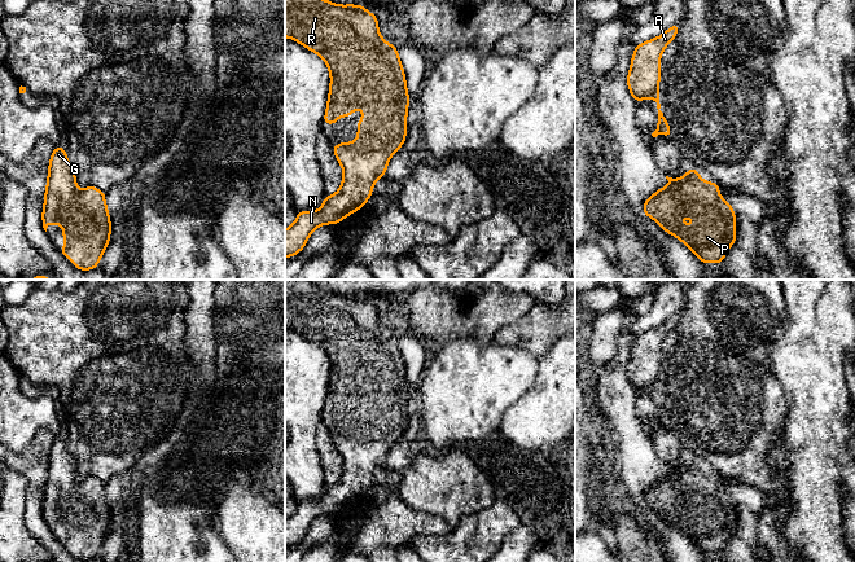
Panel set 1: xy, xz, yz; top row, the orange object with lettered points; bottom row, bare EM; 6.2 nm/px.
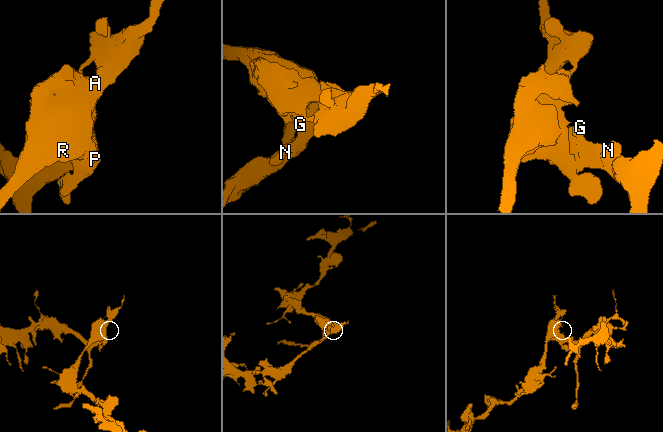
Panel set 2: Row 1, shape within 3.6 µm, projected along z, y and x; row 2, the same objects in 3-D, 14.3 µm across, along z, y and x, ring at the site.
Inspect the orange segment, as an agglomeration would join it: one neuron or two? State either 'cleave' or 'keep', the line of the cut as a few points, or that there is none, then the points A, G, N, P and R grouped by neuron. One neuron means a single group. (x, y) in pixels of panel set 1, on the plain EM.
keep; cut none; groups A G N P R

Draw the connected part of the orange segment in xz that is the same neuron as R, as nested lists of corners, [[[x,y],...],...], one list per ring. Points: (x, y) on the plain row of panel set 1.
[[[285,280],[285,328],[293,328],[297,333],[302,334],[307,339],[312,341],[314,343],[319,344],[326,354],[329,363],[330,363],[330,378],[328,386],[328,395],[324,407],[324,414],[336,414],[338,407],[351,407],[354,399],[363,399],[363,408],[358,413],[358,429],[354,433],[341,433],[338,435],[333,435],[332,439],[343,460],[343,470],[339,477],[339,480],[333,486],[324,488],[321,497],[317,501],[301,501],[297,504],[297,510],[285,521],[285,548],[291,548],[299,541],[303,540],[306,532],[311,523],[320,515],[324,514],[337,514],[341,513],[346,506],[363,499],[364,493],[372,487],[372,478],[374,473],[380,467],[385,467],[386,457],[389,455],[390,448],[393,444],[402,438],[407,426],[407,401],[408,401],[408,387],[409,383],[407,381],[405,374],[405,365],[400,352],[400,347],[396,341],[396,335],[389,334],[383,330],[383,328],[378,322],[378,311],[377,306],[369,303],[365,297],[361,295],[337,295],[328,290],[323,290],[321,287],[312,284],[310,280]]]

